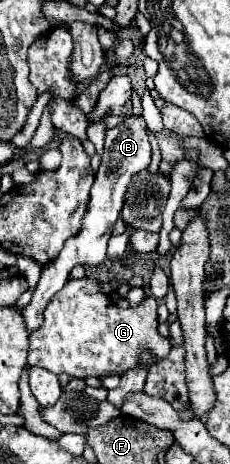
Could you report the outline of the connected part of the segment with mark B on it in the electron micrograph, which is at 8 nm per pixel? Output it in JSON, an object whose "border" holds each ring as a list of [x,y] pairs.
{"border":[[[128,115],[122,121],[122,125],[116,125],[114,129],[106,131],[106,145],[104,145],[102,163],[98,167],[98,173],[96,173],[96,179],[94,179],[94,185],[90,191],[90,201],[88,201],[88,209],[86,209],[84,217],[82,217],[80,231],[64,243],[60,255],[54,261],[50,261],[48,265],[42,267],[42,275],[40,275],[40,281],[34,289],[32,301],[24,307],[24,319],[26,319],[28,331],[34,331],[36,327],[40,327],[42,311],[46,309],[50,299],[64,287],[66,277],[70,275],[72,267],[76,267],[76,265],[98,267],[108,259],[106,257],[106,245],[108,245],[108,239],[112,235],[112,227],[114,227],[114,223],[122,211],[122,205],[126,203],[126,193],[132,185],[134,175],[148,169],[150,157],[152,157],[152,145],[150,145],[150,137],[148,137],[148,125],[146,125],[142,115]]]}

